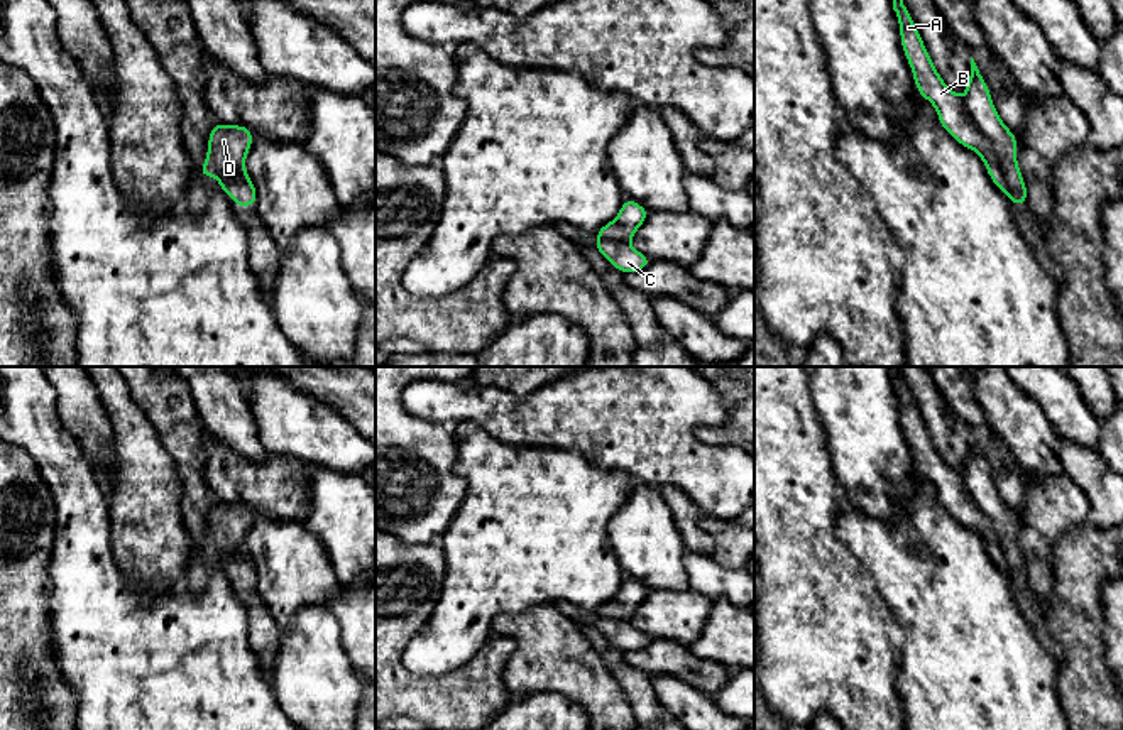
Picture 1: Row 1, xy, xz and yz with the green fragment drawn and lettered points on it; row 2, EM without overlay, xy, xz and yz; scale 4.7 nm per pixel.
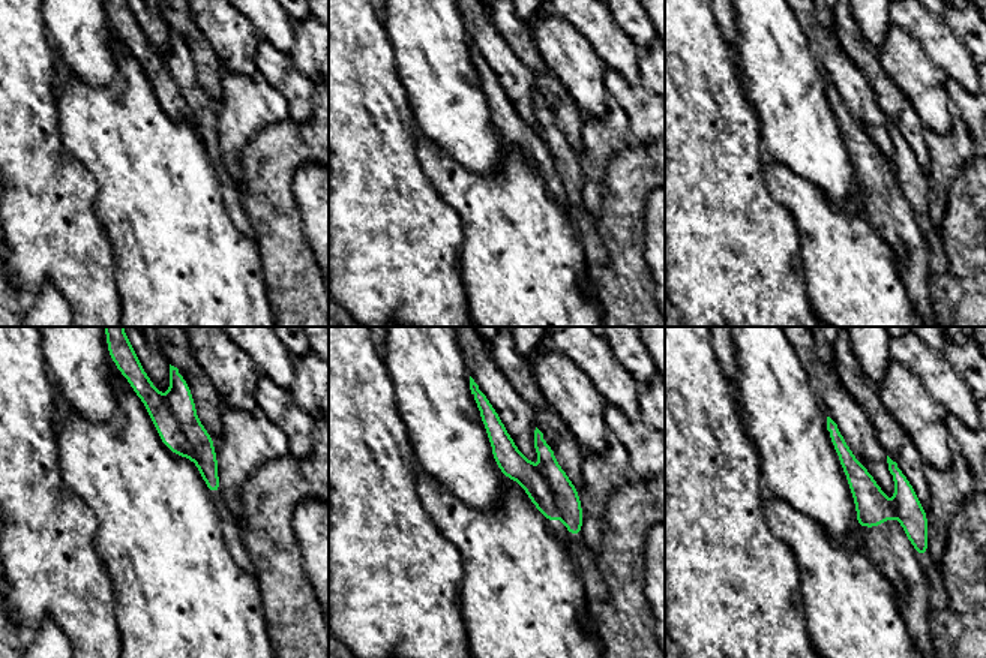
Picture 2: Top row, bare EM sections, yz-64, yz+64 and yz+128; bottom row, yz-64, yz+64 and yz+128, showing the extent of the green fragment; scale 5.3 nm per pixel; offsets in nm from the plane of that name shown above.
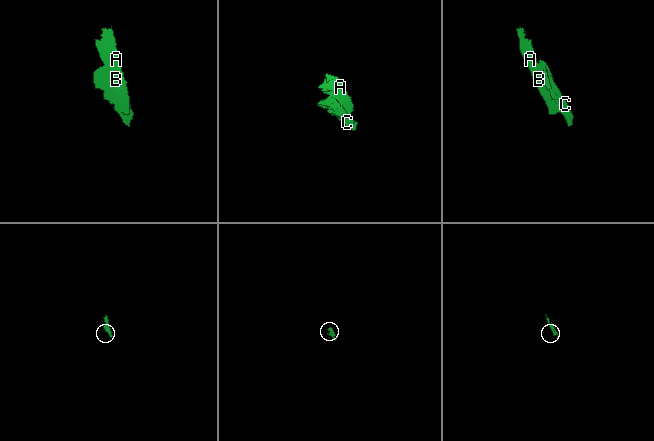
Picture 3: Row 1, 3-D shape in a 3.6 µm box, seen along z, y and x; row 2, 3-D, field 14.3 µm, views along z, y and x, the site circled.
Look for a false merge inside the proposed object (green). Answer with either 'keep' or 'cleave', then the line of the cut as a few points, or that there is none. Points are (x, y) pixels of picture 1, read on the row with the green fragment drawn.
cleave; cut in yz along (964, 102), (969, 117), (991, 144), (1008, 193)

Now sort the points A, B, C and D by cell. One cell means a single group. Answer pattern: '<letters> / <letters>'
A B / C D

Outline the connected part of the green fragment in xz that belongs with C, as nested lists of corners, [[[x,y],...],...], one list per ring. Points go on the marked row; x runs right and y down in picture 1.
[[[597,237],[594,248],[607,259],[607,262],[624,275],[646,269],[653,259],[634,250],[629,242],[612,242]]]

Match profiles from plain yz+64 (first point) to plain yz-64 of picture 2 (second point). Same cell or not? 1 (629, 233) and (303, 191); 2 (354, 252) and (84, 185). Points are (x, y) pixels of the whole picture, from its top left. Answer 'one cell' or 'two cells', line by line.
1: two cells
2: one cell

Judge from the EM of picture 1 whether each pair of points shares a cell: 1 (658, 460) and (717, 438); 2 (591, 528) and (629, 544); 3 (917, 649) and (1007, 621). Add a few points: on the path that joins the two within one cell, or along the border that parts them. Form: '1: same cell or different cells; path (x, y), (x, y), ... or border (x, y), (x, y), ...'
1: different cells; border (728, 408), (721, 423), (701, 424), (694, 436)
2: different cells; border (626, 499), (608, 524), (609, 544), (623, 572)
3: same cell; path (939, 649), (978, 649), (985, 642)

